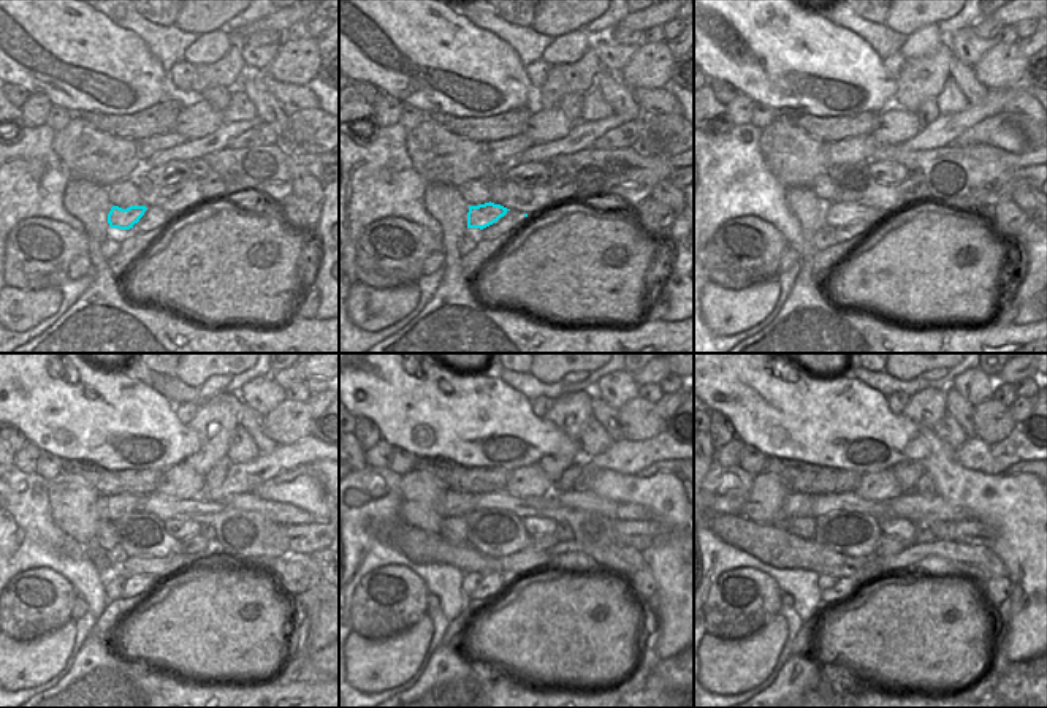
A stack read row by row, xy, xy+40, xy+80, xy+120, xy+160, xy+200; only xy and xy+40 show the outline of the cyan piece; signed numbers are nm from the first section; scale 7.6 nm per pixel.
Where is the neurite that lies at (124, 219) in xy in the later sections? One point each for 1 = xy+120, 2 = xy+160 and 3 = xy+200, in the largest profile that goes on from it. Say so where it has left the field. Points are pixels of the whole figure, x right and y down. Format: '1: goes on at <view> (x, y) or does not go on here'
1: goes on at xy+120 (125, 567)
2: goes on at xy+160 (623, 561)
3: goes on at xy+200 (978, 563)

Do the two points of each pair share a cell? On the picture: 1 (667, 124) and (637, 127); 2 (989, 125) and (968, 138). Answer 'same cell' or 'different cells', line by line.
1: different cells
2: same cell

